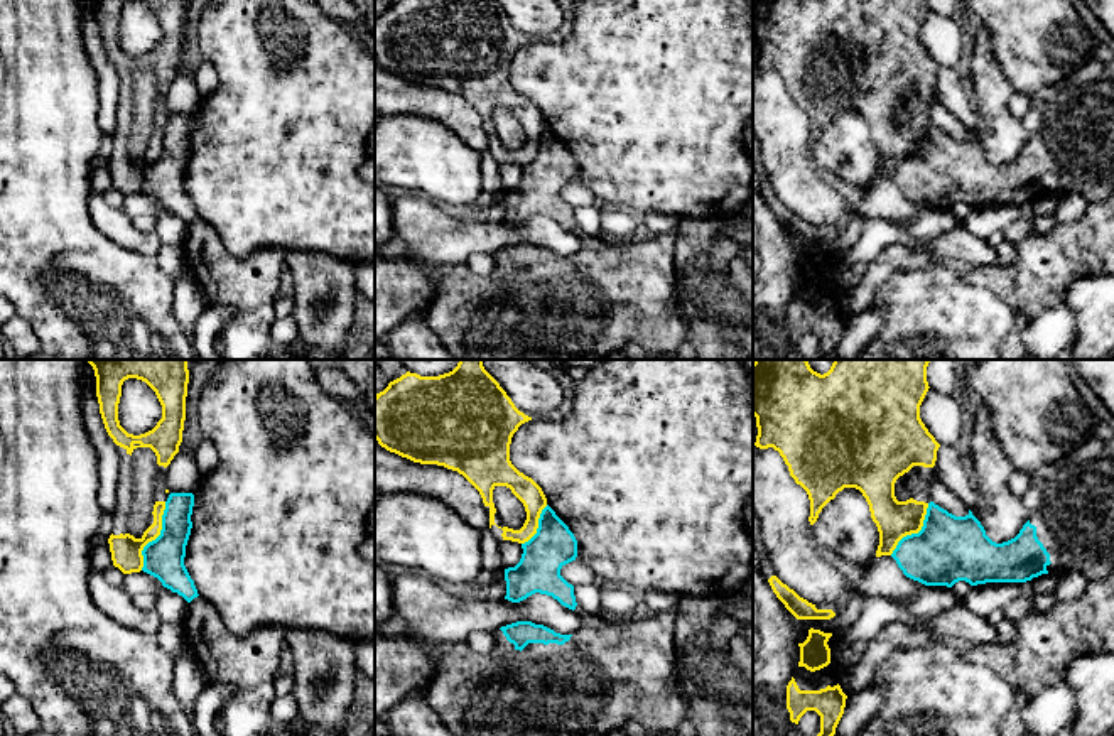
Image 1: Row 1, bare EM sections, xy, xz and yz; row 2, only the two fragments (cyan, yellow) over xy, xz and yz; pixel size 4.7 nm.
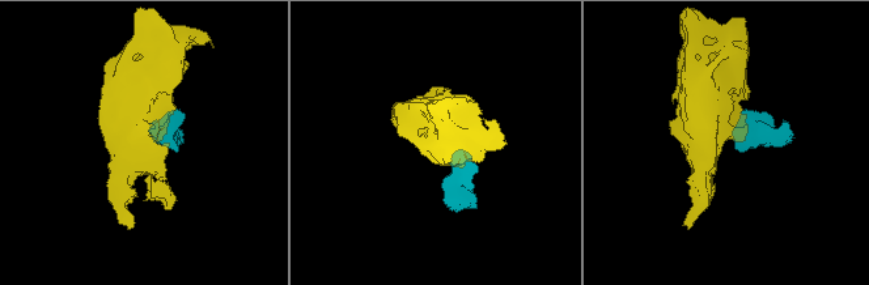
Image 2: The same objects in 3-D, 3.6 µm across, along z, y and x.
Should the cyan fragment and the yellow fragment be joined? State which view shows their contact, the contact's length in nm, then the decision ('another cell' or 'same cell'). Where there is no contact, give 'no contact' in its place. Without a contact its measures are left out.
contact in xy; length 340 nm; another cell

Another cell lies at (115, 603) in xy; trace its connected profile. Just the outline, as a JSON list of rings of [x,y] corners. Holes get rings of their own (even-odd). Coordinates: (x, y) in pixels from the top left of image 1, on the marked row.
[[[96,567],[89,572],[88,591],[95,606],[116,623],[147,635],[159,631],[162,625],[160,616],[155,611],[138,609],[132,601],[132,594],[123,587],[110,586]]]

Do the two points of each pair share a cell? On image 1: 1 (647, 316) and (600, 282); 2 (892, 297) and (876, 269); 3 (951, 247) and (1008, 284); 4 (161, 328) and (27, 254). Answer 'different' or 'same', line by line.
1: same
2: different
3: different
4: same

